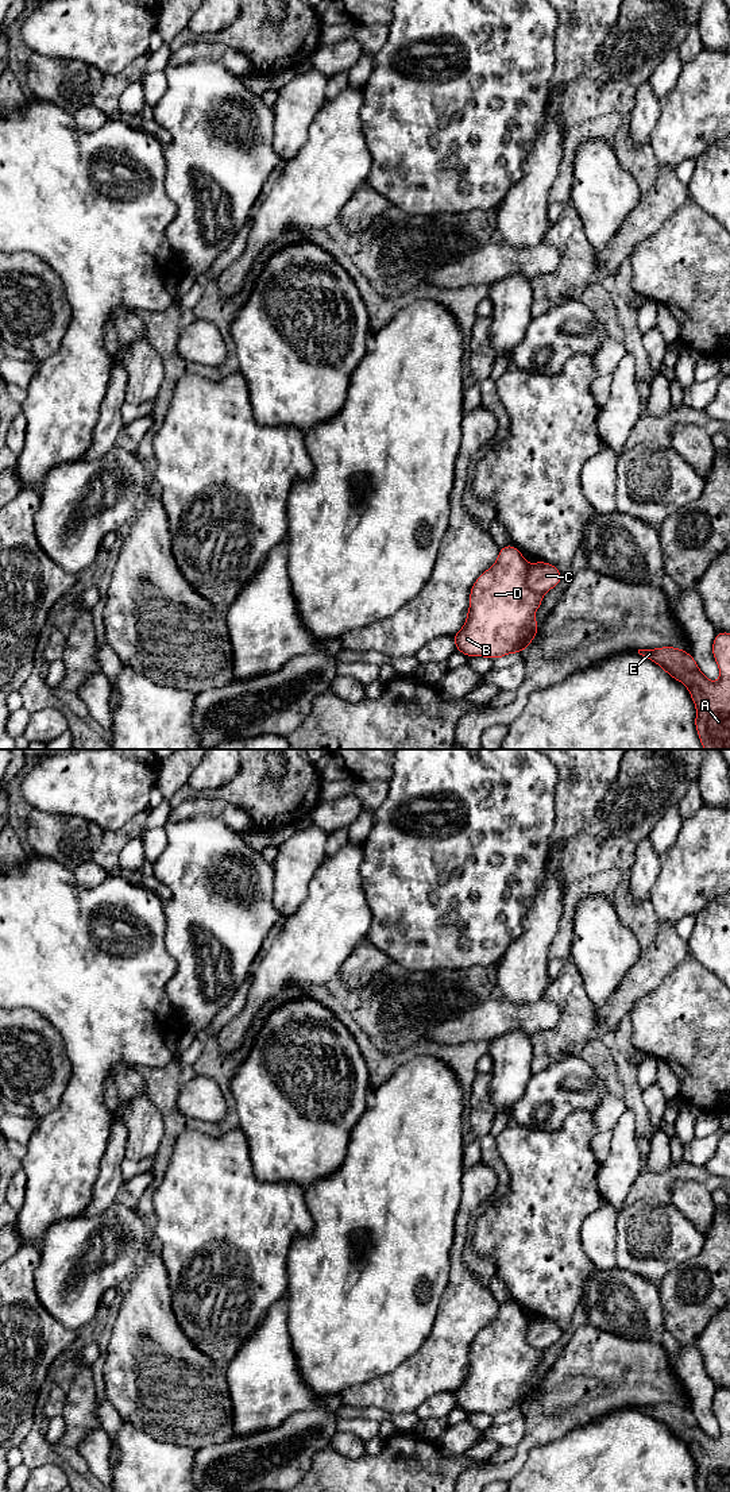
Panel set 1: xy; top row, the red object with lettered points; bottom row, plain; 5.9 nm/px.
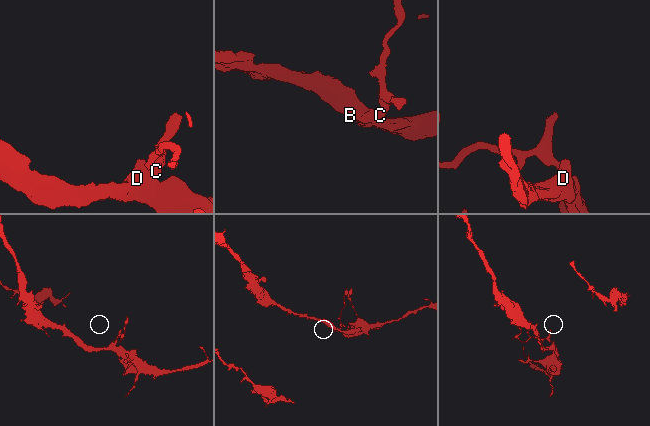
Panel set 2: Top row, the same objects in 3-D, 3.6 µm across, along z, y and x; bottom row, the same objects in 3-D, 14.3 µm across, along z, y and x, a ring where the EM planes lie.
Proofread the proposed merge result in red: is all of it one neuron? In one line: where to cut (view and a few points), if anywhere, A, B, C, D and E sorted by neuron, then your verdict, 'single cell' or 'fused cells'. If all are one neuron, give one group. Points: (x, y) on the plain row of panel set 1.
cut in xy along (528, 1322), (528, 1342), (541, 1350); A B D E / C; fused cells

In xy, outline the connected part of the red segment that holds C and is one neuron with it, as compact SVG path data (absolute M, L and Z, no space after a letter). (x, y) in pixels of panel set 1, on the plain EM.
M534 1318L526 1326L528 1342L537 1350L545 1350L561 1338L561 1329L546 1318Z

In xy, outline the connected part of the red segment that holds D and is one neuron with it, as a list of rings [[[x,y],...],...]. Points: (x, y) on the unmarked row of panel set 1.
[[[513,1302],[499,1304],[498,1316],[472,1341],[470,1365],[463,1384],[453,1392],[456,1407],[471,1412],[498,1415],[517,1408],[518,1411],[534,1396],[540,1379],[533,1376],[542,1360],[542,1350],[528,1342],[528,1319]]]

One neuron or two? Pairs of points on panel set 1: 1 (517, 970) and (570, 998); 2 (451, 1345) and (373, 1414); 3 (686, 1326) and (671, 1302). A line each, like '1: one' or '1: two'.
1: two
2: two
3: one

